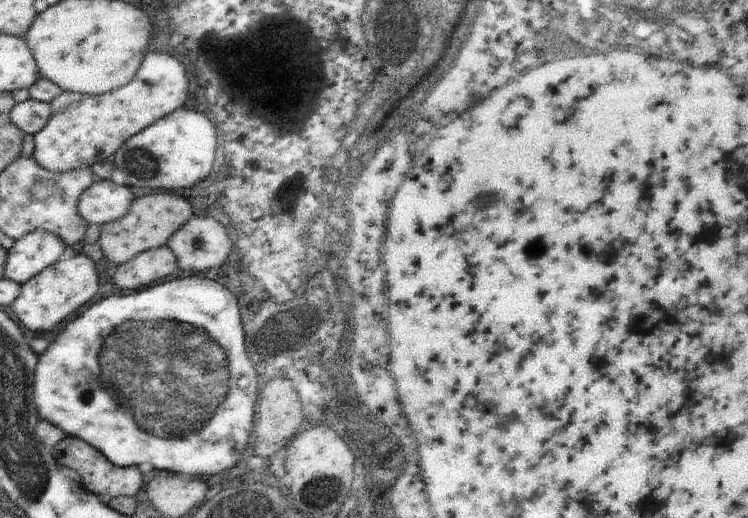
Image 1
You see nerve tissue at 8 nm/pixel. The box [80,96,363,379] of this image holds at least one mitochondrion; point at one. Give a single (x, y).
(312, 289)

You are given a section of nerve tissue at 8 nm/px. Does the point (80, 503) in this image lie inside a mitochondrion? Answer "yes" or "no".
no

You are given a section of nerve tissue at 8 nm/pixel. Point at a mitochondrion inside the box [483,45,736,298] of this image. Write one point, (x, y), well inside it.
(612, 57)

